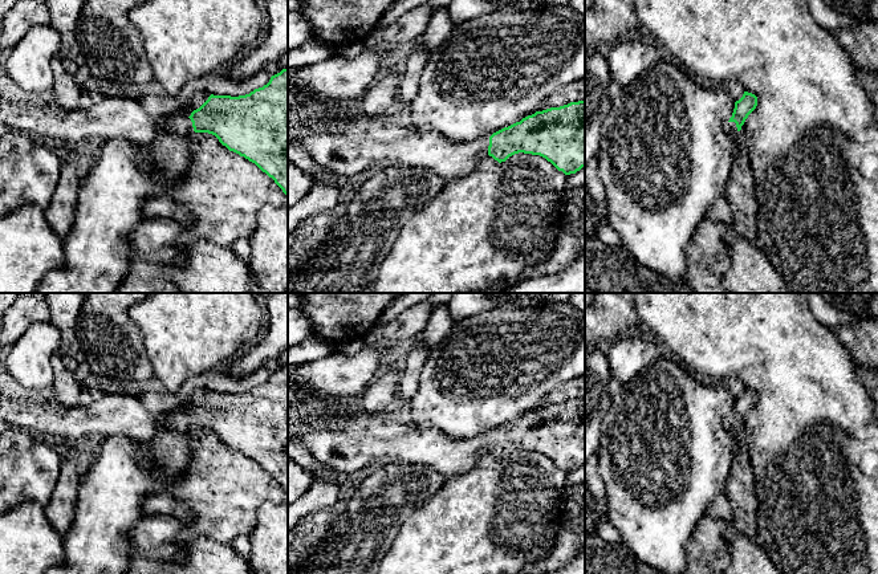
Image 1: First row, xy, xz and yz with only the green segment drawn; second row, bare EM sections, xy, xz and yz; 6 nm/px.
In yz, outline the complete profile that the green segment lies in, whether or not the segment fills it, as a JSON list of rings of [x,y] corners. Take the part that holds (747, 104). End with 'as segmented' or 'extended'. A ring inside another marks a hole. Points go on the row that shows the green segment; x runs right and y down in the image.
[[[744,91],[743,97],[735,102],[732,117],[725,123],[725,131],[735,135],[741,130],[748,115],[756,109],[757,97],[752,93]]]; extended

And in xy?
[[[1,68],[0,123],[12,133],[21,133],[60,150],[114,138],[130,138],[141,144],[147,144],[153,142],[159,127],[168,129],[179,137],[208,133],[215,135],[229,151],[255,163],[288,196],[288,68],[272,76],[267,85],[249,94],[239,97],[211,94],[190,117],[176,118],[151,117],[143,110],[138,97],[111,97],[102,102],[94,102],[84,110],[69,110],[58,103],[53,89],[27,93]]]; extended

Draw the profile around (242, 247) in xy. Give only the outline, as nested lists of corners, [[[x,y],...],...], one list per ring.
[[[243,237],[236,240],[232,245],[231,249],[244,261],[248,261],[251,255],[252,255],[252,247],[251,247],[251,240],[249,237]]]

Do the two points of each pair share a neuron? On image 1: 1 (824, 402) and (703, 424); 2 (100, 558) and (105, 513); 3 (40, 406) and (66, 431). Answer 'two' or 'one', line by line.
1: two
2: one
3: one

